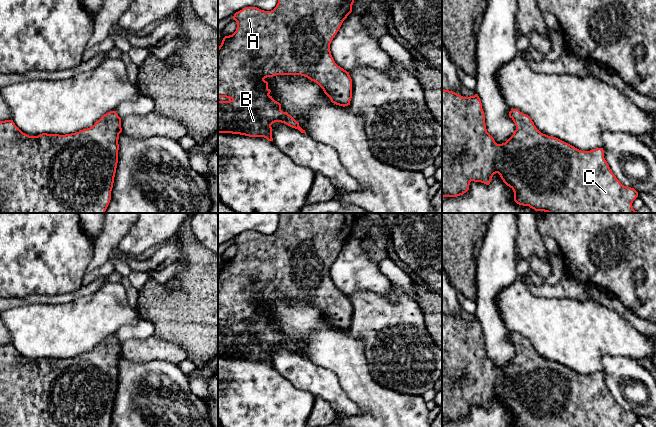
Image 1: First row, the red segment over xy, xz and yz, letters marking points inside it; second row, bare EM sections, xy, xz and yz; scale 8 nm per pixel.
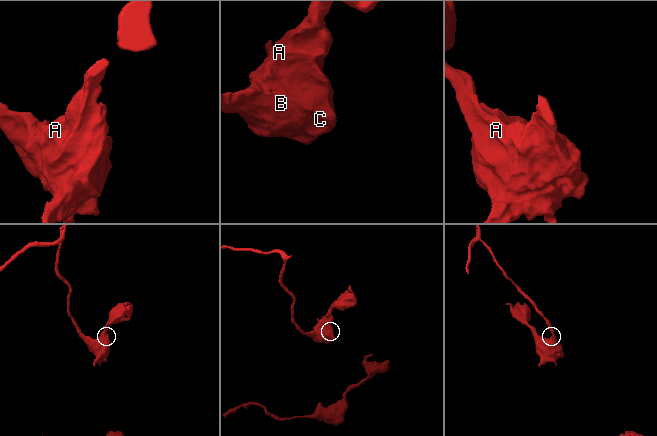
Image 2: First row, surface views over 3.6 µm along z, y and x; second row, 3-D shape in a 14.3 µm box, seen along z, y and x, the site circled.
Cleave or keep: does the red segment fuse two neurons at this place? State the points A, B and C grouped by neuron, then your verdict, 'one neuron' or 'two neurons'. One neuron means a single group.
A B C; one neuron

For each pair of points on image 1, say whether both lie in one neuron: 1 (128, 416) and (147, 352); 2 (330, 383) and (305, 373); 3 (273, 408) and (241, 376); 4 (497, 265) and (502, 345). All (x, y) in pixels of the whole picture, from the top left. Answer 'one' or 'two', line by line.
1: two
2: one
3: one
4: one

